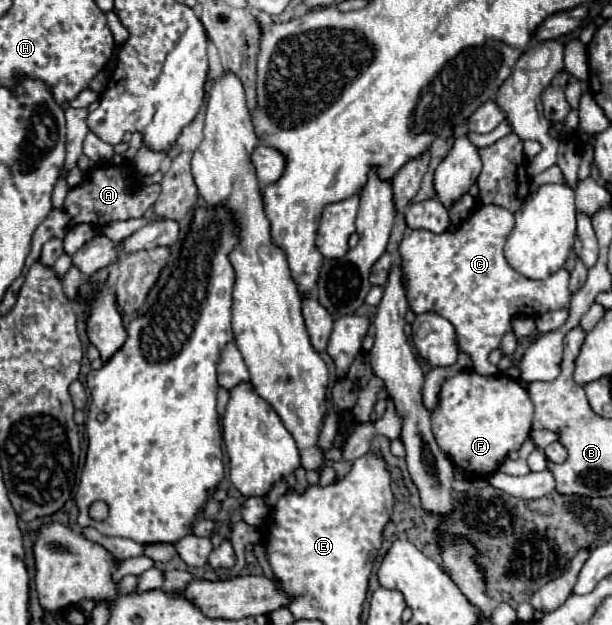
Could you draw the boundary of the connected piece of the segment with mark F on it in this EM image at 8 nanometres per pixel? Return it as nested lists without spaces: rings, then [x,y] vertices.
[[[472,369],[460,371],[444,383],[440,405],[432,415],[432,431],[440,449],[466,477],[488,477],[512,449],[520,449],[530,433],[532,403],[528,391],[512,377],[482,377]]]

